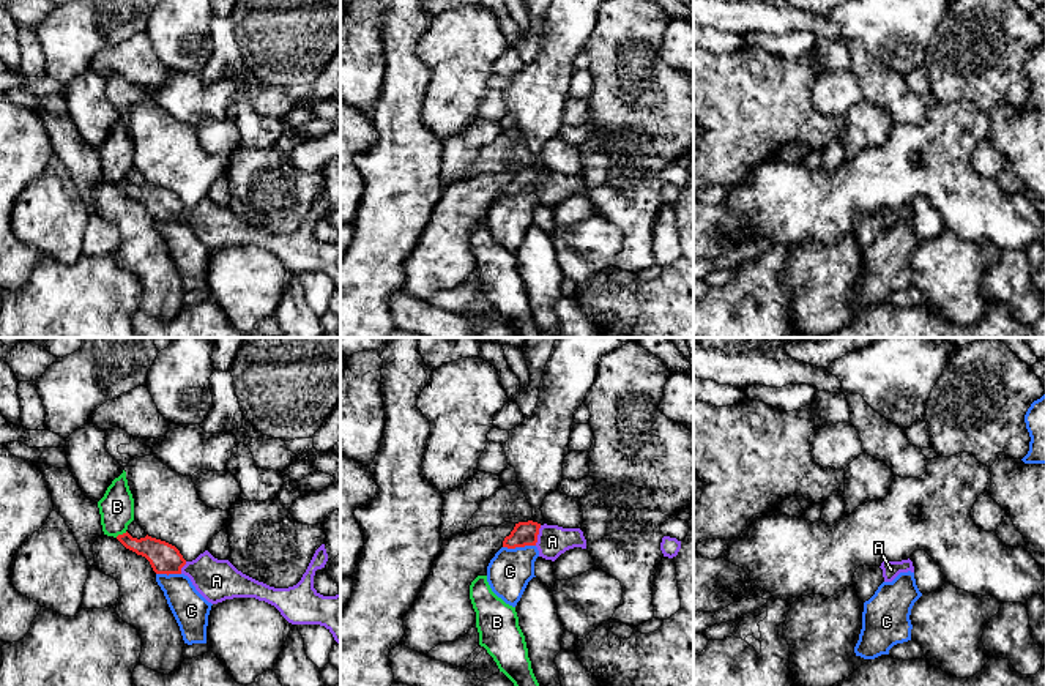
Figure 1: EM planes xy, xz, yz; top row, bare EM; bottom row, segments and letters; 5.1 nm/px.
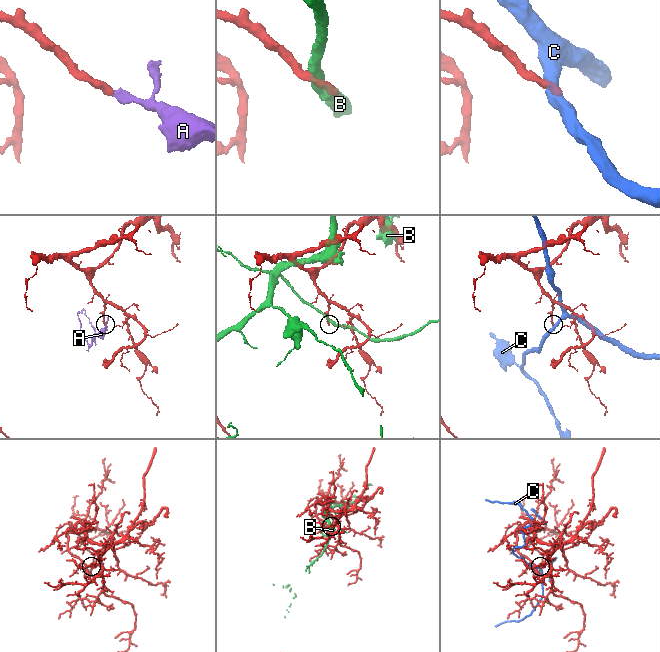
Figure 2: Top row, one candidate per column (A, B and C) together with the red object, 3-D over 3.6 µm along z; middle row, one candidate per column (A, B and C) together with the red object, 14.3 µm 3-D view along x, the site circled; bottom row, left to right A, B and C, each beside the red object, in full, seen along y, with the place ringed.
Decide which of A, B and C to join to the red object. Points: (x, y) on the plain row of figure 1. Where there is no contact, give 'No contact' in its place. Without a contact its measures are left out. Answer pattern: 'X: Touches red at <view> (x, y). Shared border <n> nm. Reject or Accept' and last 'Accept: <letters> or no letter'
A: Touches red at xz (536, 182). Shared border 110 nm. Accept
B: Touches red at xy (120, 182). Shared border 70 nm. Reject
C: Touches red at xz (519, 193). Shared border 170 nm. Reject
Accept: A

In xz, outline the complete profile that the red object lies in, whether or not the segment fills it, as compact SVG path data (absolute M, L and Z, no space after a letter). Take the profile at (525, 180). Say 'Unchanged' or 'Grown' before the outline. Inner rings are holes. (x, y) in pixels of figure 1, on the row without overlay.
Grown. M519 169L509 183L504 185L503 194L515 196L536 192L539 203L555 208L569 196L586 196L586 186L580 175L563 175L558 172L541 172L537 169Z

